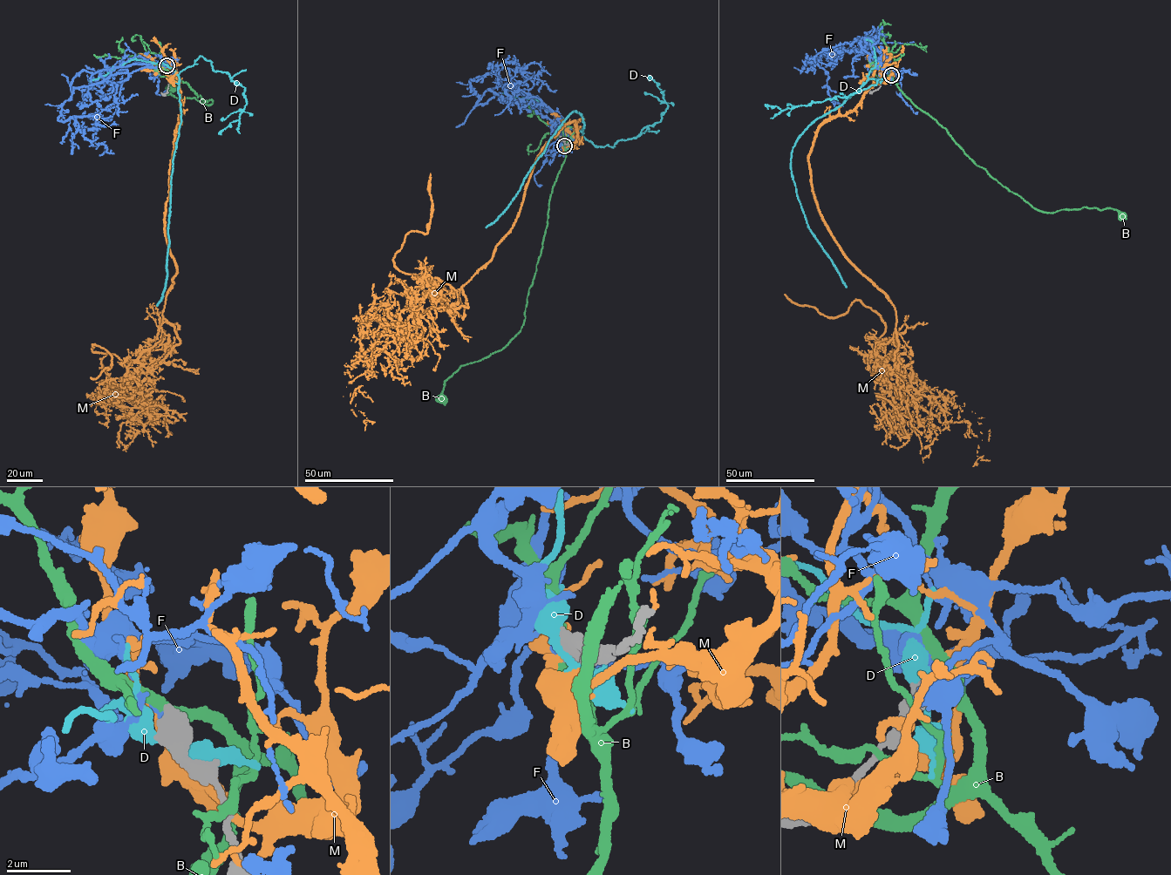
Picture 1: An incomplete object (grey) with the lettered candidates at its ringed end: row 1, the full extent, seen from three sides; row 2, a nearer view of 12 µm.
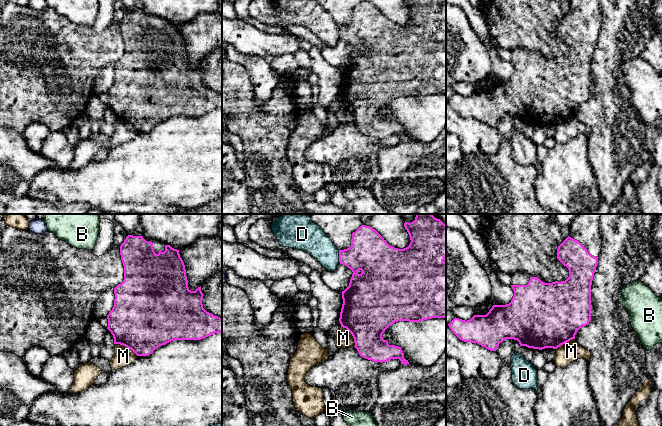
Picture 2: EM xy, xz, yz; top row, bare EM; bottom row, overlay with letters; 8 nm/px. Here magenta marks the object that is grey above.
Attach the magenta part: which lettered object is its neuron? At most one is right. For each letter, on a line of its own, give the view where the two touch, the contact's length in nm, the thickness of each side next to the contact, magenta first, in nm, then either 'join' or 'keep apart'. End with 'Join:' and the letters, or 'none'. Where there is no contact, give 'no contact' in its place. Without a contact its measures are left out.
B: no contact; keep apart
D: meets magenta in xz; contact 110 nm long; 320 nm thick on the magenta side, 220 nm on the other; keep apart
F: no contact; keep apart
M: meets magenta in xz; contact 200 nm long; 420 nm thick on the magenta side, 150 nm on the other; keep apart
Join: none

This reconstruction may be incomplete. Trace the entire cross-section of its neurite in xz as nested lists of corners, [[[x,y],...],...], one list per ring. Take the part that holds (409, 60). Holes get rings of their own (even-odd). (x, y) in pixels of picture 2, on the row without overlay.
[[[404,0],[410,13],[410,20],[404,25],[390,22],[372,3],[361,1],[352,9],[351,22],[339,26],[339,38],[352,46],[349,62],[342,67],[343,80],[339,98],[353,112],[359,131],[374,138],[399,135],[409,140],[399,122],[389,121],[382,110],[398,97],[420,98],[432,94],[446,94],[446,1]]]

